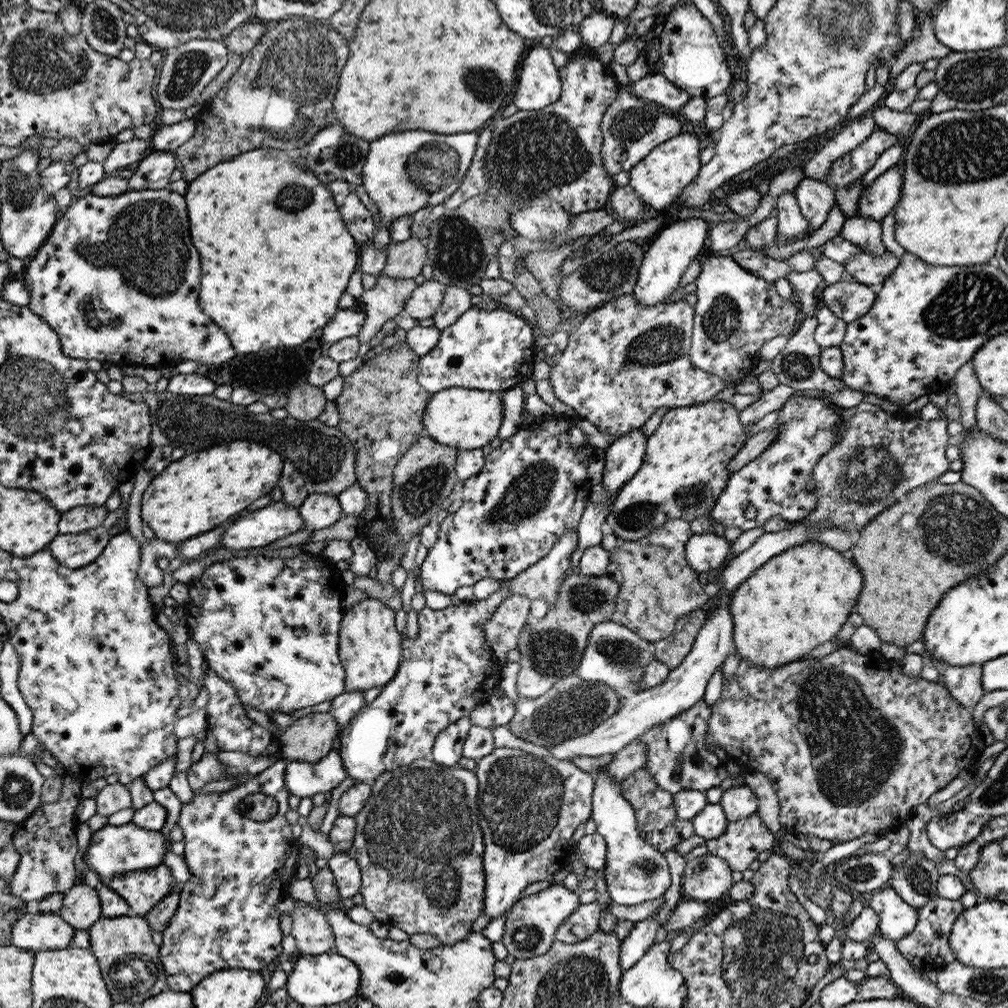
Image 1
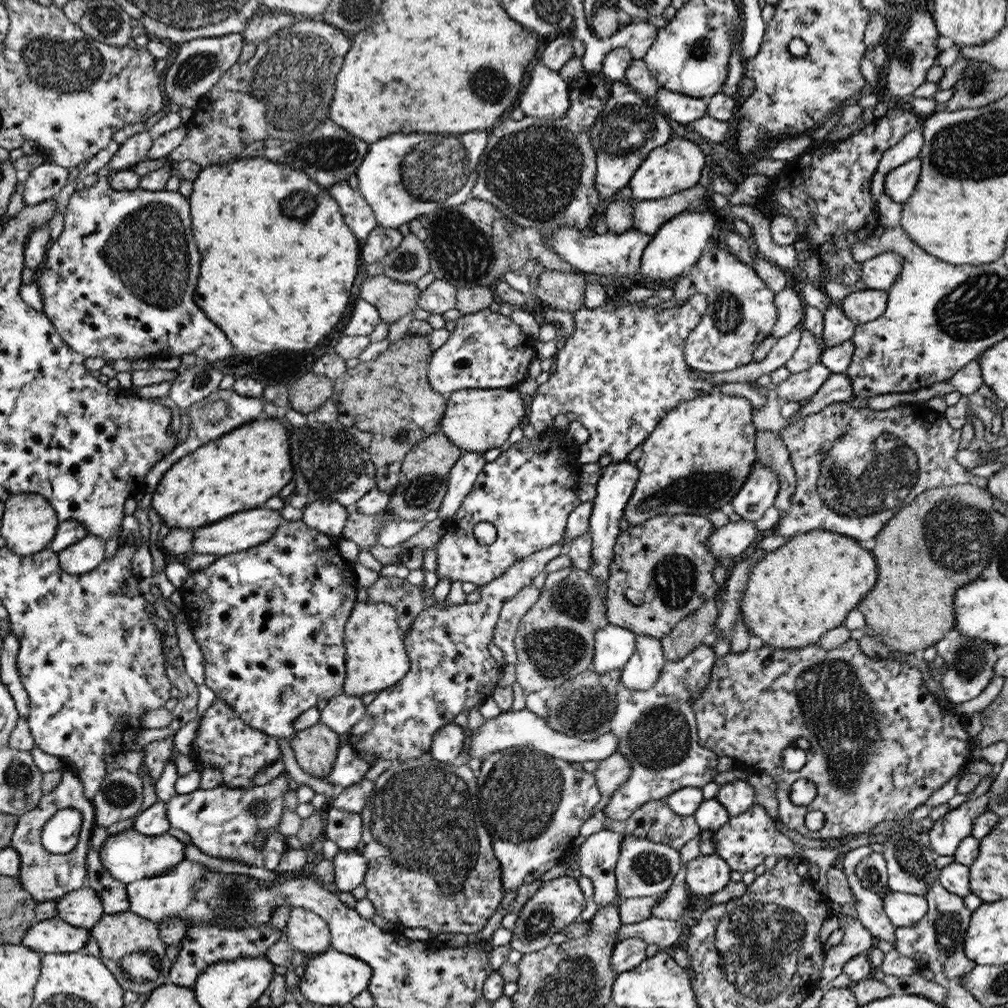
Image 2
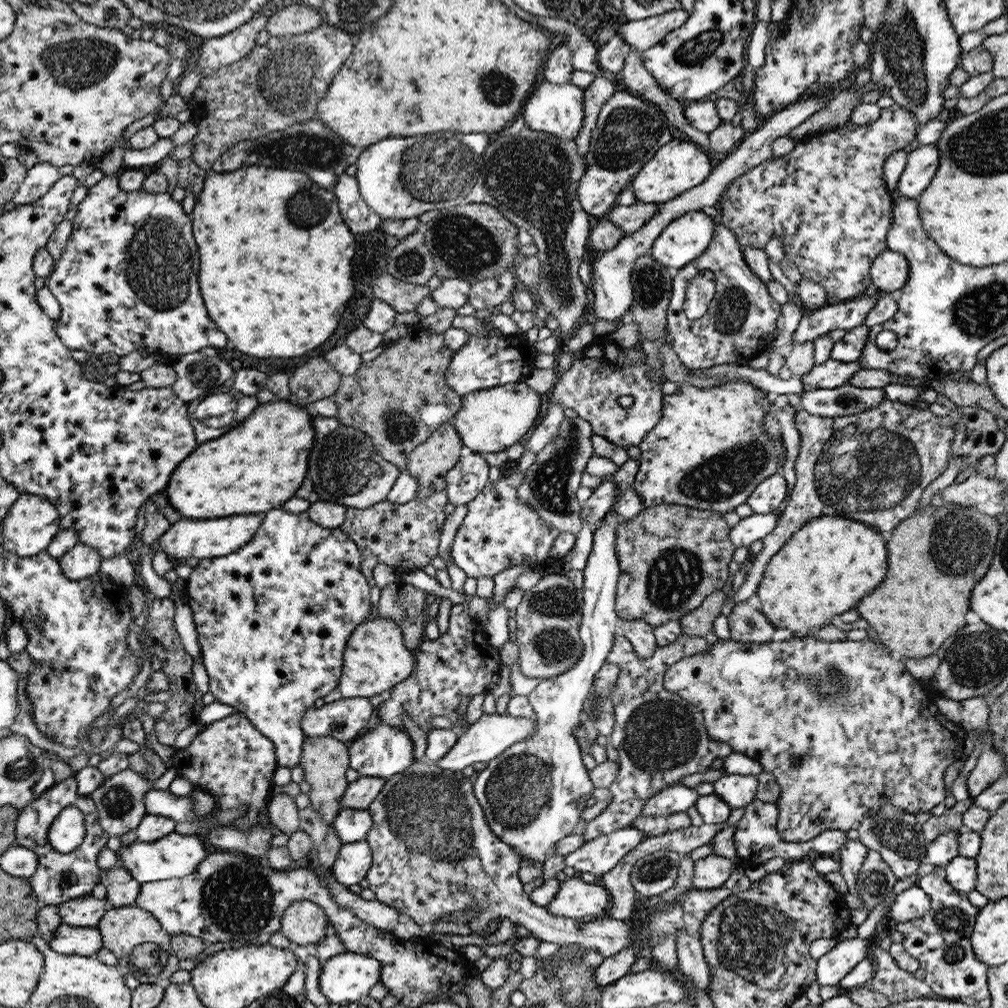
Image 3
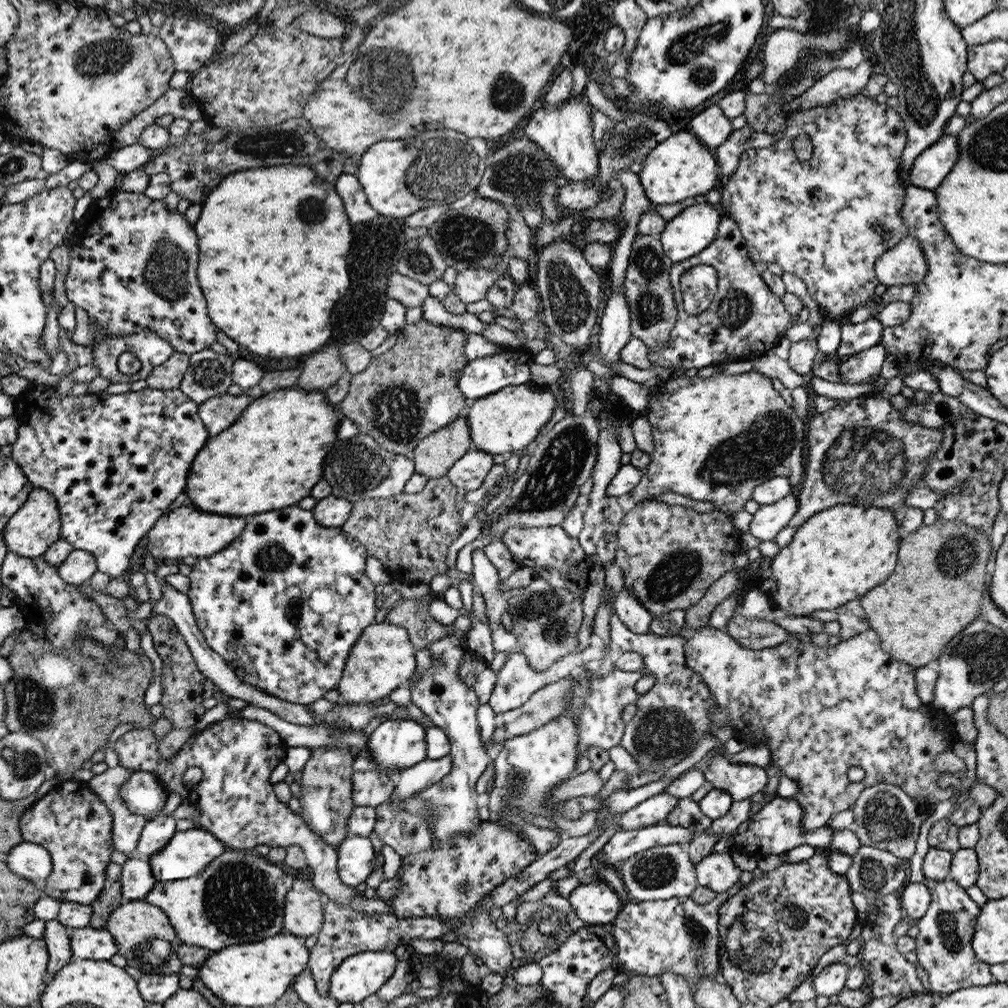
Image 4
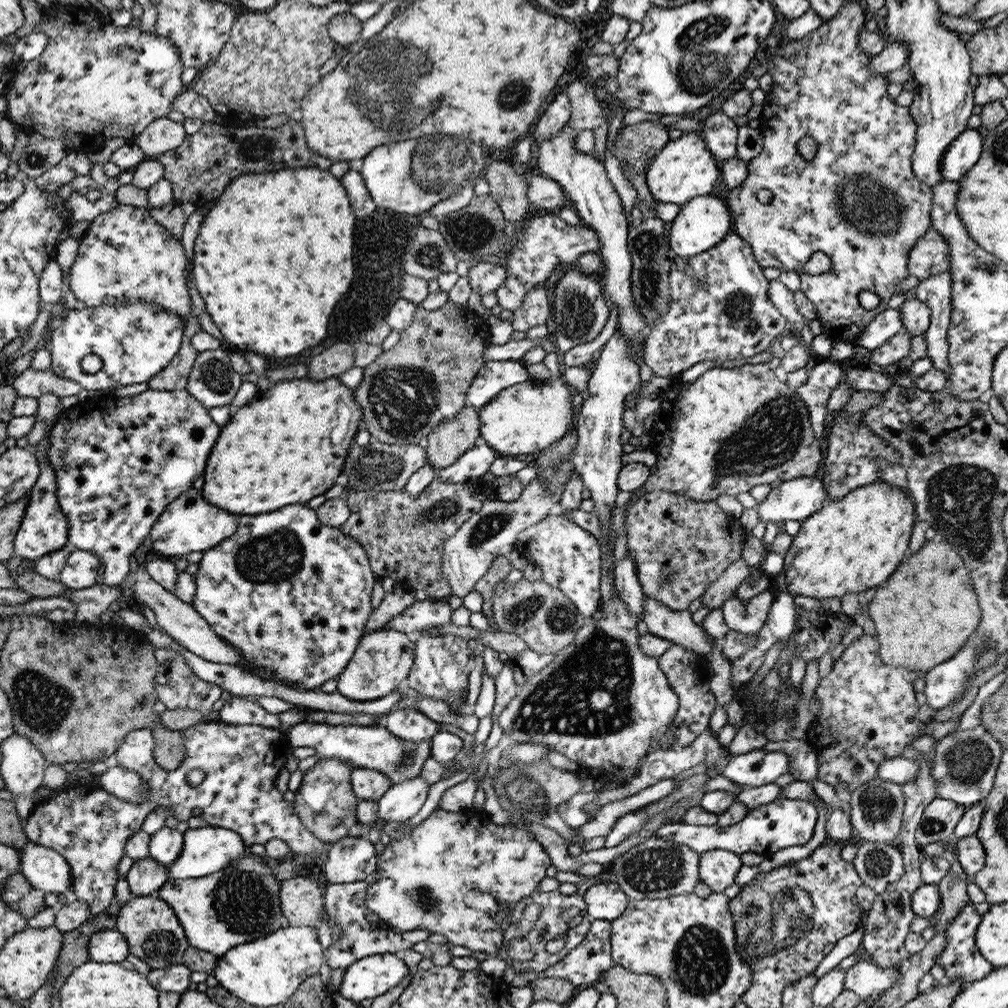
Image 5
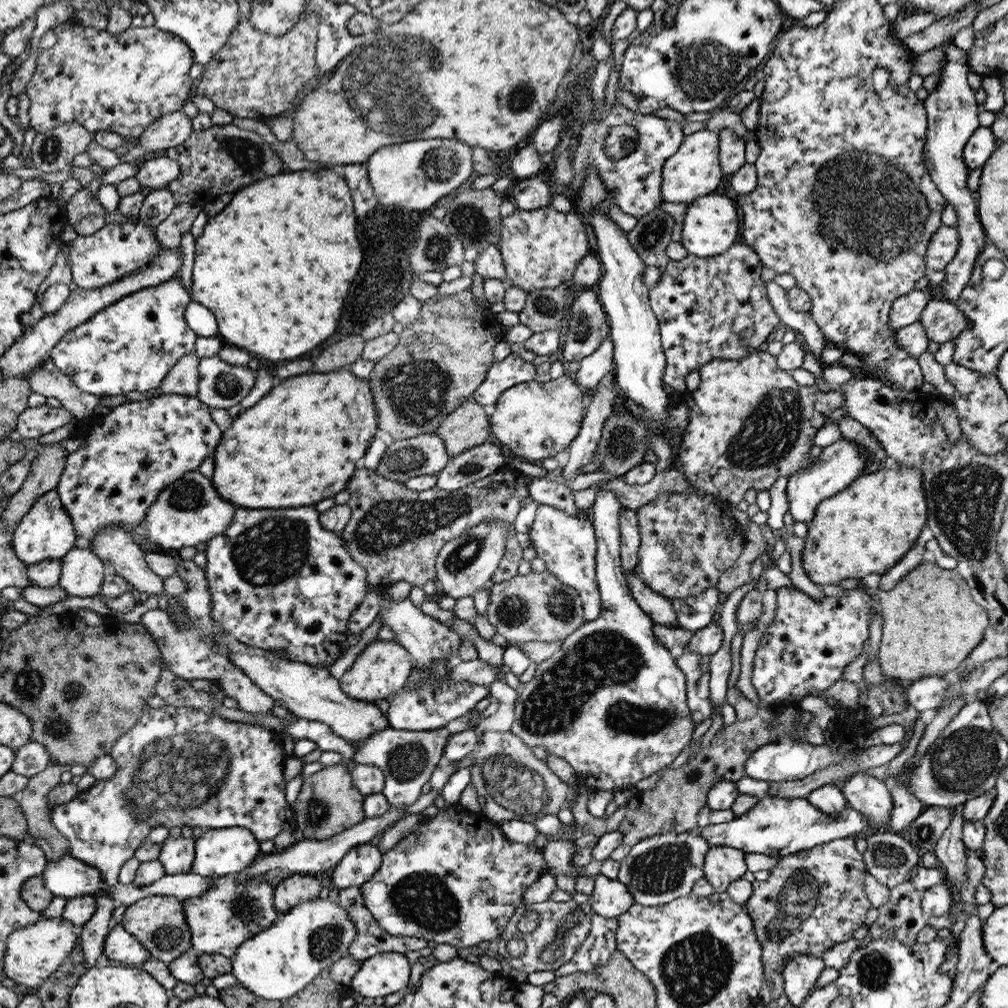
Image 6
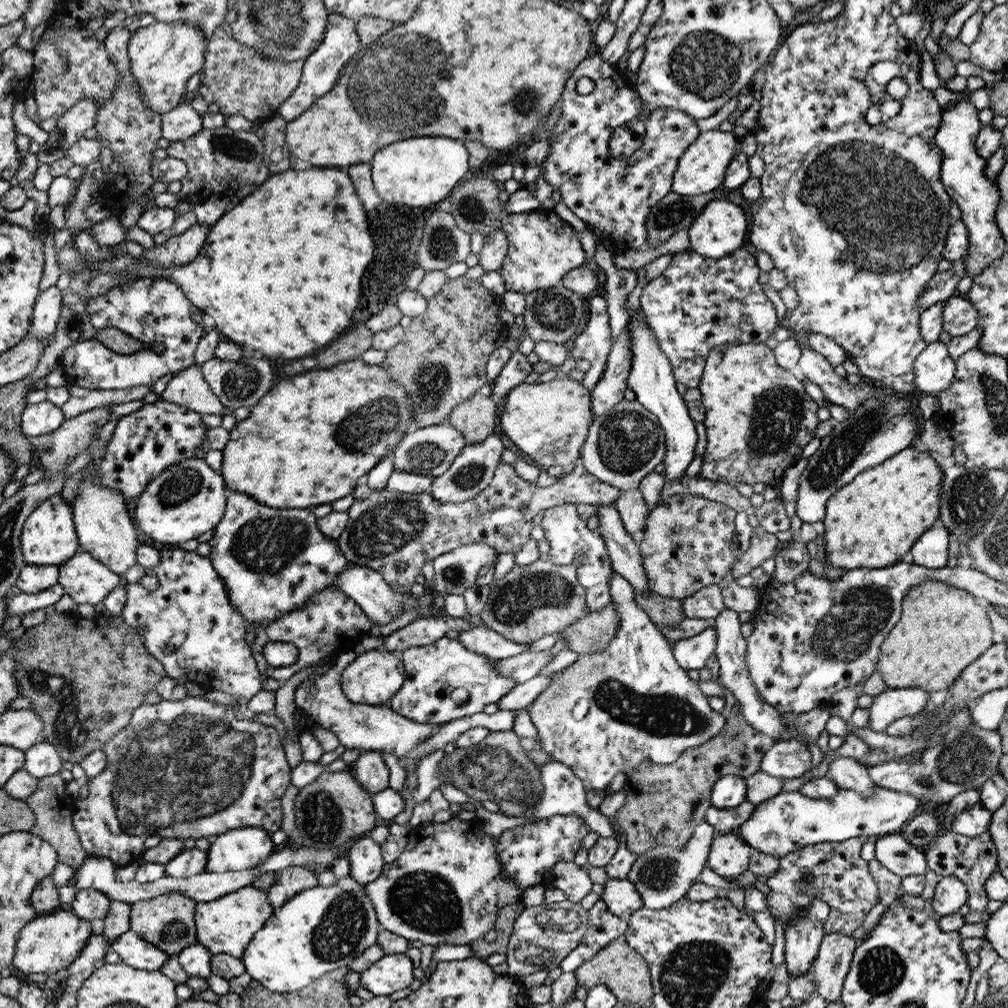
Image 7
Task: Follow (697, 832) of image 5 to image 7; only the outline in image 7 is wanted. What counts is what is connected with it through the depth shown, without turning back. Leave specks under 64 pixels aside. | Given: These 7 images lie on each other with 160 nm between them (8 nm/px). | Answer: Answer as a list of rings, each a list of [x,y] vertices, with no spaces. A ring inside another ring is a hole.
[[[878,788],[872,797],[862,797],[850,790],[838,790],[830,799],[818,800],[803,796],[800,792],[781,792],[778,796],[756,805],[750,819],[732,830],[746,844],[764,854],[782,858],[801,850],[808,844],[819,842],[842,842],[852,837],[881,836],[898,833],[921,805],[916,797],[906,793]]]

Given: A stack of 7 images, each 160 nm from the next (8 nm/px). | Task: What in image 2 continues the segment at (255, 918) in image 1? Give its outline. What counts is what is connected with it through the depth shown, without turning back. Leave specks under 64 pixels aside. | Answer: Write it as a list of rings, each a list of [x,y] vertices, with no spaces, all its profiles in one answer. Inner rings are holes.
[[[284,770],[278,778],[265,785],[252,787],[252,790],[232,790],[222,784],[214,790],[196,790],[192,794],[178,794],[174,799],[164,803],[171,826],[180,828],[190,835],[191,844],[200,852],[221,858],[222,860],[240,860],[240,862],[264,870],[276,871],[280,858],[286,852],[286,844],[282,842],[279,831],[282,812],[284,812],[284,796],[288,790],[288,773]],[[264,802],[268,806],[264,815],[256,817],[251,814],[256,804]],[[260,832],[266,834],[261,847],[254,845],[254,838]],[[270,922],[251,927],[234,928],[228,925],[192,925],[187,927],[186,936],[179,944],[178,958],[172,963],[170,982],[186,987],[194,987],[197,979],[208,967],[221,960],[239,958],[264,958],[268,948],[280,938],[280,929],[272,928]]]

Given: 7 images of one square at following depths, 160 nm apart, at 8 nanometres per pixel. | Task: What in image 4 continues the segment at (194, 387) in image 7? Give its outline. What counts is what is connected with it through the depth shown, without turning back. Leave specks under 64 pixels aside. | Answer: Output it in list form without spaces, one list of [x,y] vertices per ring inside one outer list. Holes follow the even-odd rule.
[[[175,350],[166,362],[163,362],[160,366],[154,366],[145,378],[146,383],[148,383],[147,388],[157,390],[179,389],[188,365],[189,355]]]

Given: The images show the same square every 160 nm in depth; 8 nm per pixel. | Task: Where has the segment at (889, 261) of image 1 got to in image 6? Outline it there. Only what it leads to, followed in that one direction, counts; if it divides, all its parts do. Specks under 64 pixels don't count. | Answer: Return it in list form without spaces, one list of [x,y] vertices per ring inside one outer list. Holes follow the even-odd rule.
[[[942,225],[931,236],[924,256],[926,267],[934,271],[944,271],[952,262],[959,248],[959,232],[956,226]]]

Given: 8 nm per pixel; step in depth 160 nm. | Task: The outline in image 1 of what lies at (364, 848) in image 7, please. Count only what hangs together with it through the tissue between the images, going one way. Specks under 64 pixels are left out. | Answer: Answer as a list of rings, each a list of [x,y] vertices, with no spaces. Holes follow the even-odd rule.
[[[335,851],[328,859],[328,869],[334,876],[336,888],[342,900],[358,894],[360,888],[360,868],[350,853]]]

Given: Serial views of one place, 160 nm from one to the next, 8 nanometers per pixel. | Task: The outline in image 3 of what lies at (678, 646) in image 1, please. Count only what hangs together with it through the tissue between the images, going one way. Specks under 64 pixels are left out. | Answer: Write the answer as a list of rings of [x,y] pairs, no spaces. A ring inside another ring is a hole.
[[[722,589],[715,590],[705,597],[704,602],[698,608],[679,619],[681,634],[696,637],[710,635],[714,621],[721,615],[726,600],[727,594]]]

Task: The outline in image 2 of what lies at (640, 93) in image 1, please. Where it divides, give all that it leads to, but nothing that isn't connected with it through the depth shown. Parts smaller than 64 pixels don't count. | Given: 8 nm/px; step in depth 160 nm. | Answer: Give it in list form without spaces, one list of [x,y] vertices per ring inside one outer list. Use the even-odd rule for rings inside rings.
[[[658,87],[655,94],[656,104],[664,110],[666,116],[680,124],[689,124],[707,114],[707,99],[672,92],[664,87]]]

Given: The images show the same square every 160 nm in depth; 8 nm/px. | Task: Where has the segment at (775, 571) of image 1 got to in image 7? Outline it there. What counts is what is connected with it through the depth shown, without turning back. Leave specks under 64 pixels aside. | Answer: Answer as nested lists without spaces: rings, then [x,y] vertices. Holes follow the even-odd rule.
[[[908,447],[882,464],[861,472],[851,483],[835,490],[825,502],[825,517],[821,520],[824,524],[827,562],[842,570],[884,568],[899,562],[901,556],[908,554],[916,540],[939,519],[942,479],[943,469],[929,452],[919,452]]]

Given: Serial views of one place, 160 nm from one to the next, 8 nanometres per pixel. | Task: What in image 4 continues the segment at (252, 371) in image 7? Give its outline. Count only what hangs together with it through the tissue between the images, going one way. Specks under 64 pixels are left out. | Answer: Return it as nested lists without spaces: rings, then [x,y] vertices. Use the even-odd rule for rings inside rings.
[[[212,349],[189,354],[189,365],[179,390],[198,404],[217,395],[225,395],[233,384],[231,354],[220,354]]]

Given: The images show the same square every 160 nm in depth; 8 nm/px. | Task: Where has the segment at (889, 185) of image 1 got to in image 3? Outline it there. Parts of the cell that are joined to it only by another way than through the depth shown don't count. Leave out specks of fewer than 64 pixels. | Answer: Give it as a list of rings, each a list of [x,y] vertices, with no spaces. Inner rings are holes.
[[[937,143],[920,145],[907,154],[905,169],[897,182],[897,191],[904,197],[917,197],[929,186],[940,162]]]

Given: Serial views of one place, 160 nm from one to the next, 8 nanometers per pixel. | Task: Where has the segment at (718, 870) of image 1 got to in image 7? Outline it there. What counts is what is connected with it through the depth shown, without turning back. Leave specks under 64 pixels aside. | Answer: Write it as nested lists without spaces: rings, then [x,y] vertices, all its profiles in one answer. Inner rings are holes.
[[[717,834],[712,841],[707,864],[718,876],[732,879],[749,870],[753,848],[737,834]]]

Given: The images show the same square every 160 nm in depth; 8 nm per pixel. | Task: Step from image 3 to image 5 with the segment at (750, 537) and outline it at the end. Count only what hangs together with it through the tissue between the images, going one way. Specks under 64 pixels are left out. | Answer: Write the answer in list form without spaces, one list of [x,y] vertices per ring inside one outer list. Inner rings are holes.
[[[817,474],[815,476],[800,476],[781,483],[777,488],[773,488],[761,503],[757,503],[756,509],[759,520],[766,524],[788,520],[801,522],[812,516],[812,513],[820,510],[827,501],[825,484],[820,474]]]

